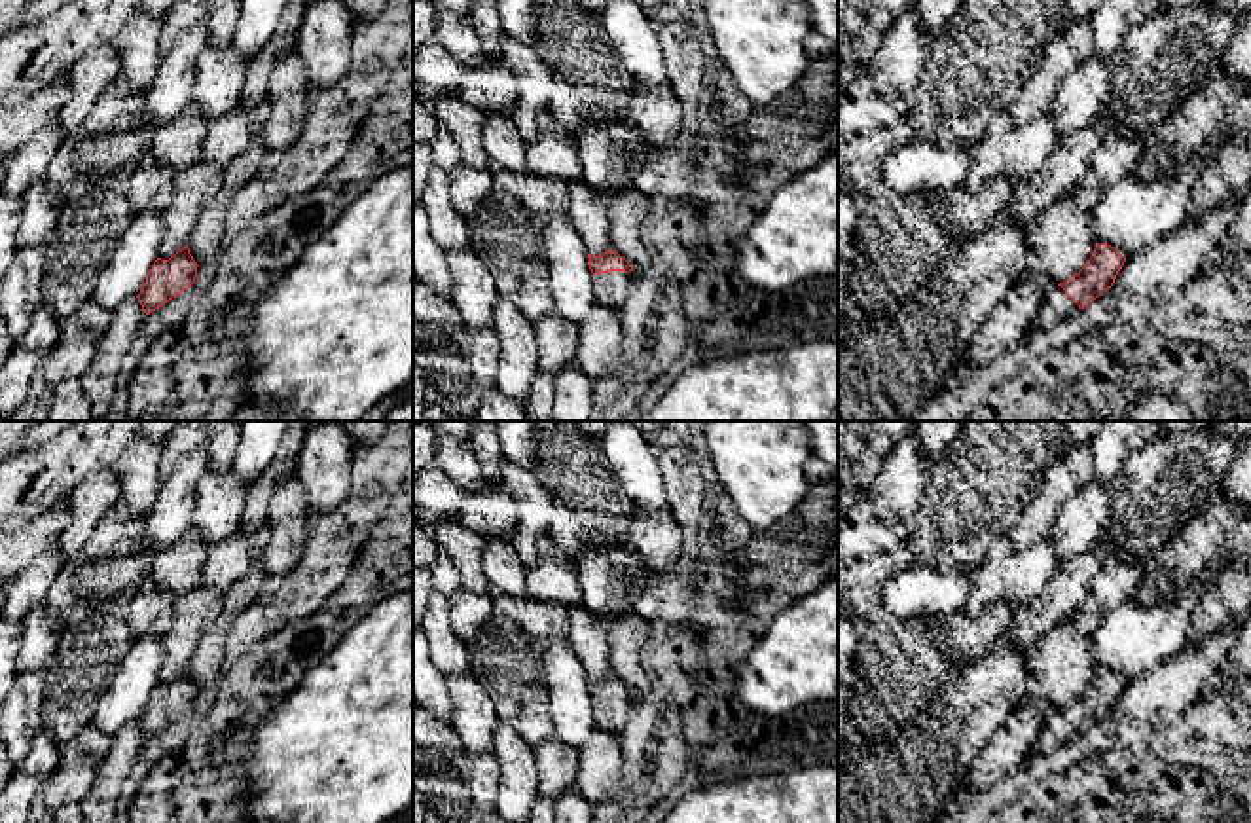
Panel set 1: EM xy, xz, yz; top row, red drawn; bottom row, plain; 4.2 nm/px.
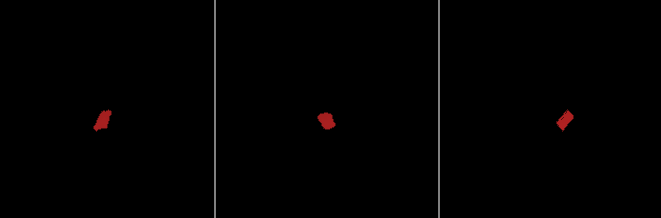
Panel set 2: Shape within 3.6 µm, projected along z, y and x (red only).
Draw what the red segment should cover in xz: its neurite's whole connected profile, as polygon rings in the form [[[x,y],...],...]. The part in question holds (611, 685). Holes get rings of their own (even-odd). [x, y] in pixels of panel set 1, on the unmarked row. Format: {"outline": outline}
{"outline": [[[616,675],[603,681],[589,679],[588,688],[595,700],[595,724],[618,738],[629,713],[631,688]]]}

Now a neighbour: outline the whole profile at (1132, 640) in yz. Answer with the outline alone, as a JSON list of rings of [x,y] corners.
[[[1209,565],[1171,601],[1145,607],[1130,597],[1116,605],[1090,631],[1094,669],[1111,669],[1128,683],[1179,652],[1188,641],[1192,618],[1223,576],[1223,569]]]

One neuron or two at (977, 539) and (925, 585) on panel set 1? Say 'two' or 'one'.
two

